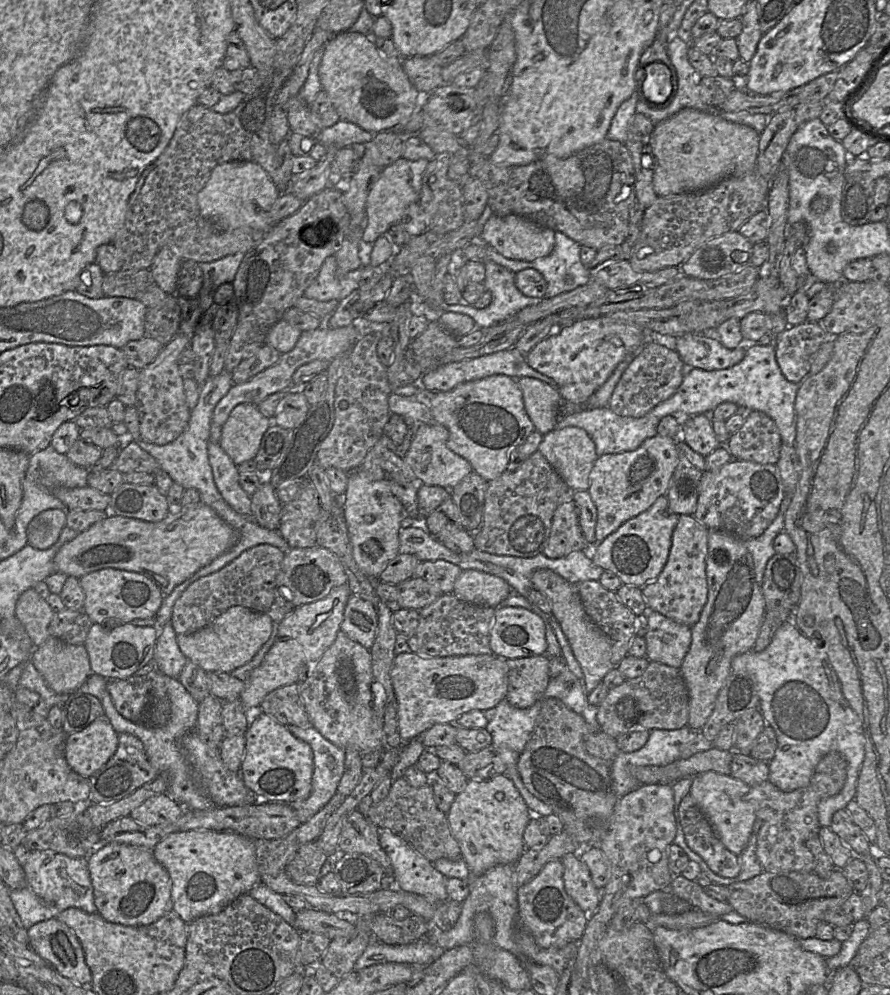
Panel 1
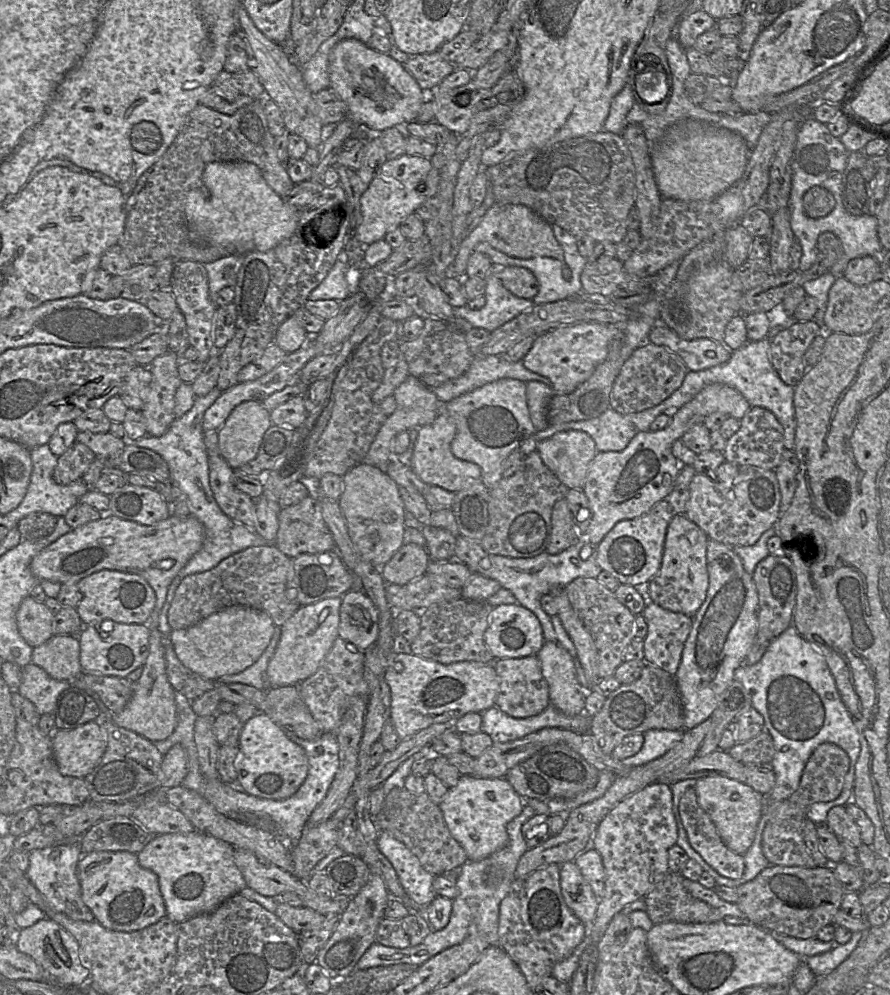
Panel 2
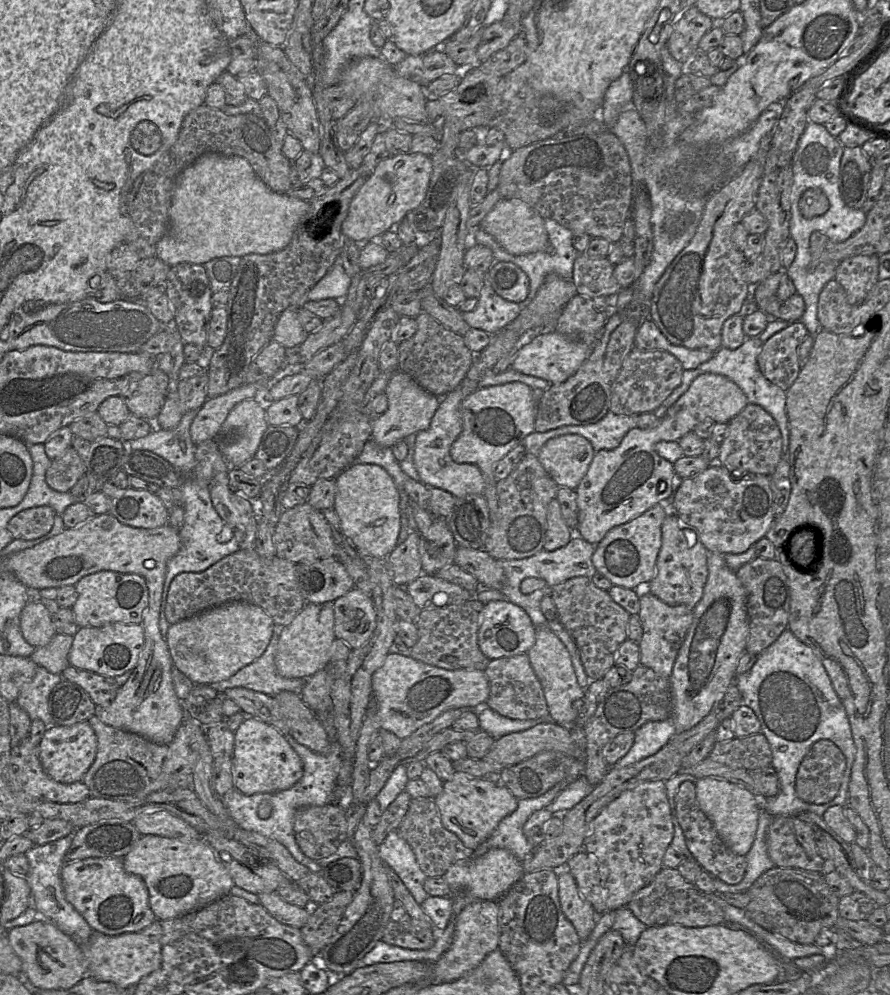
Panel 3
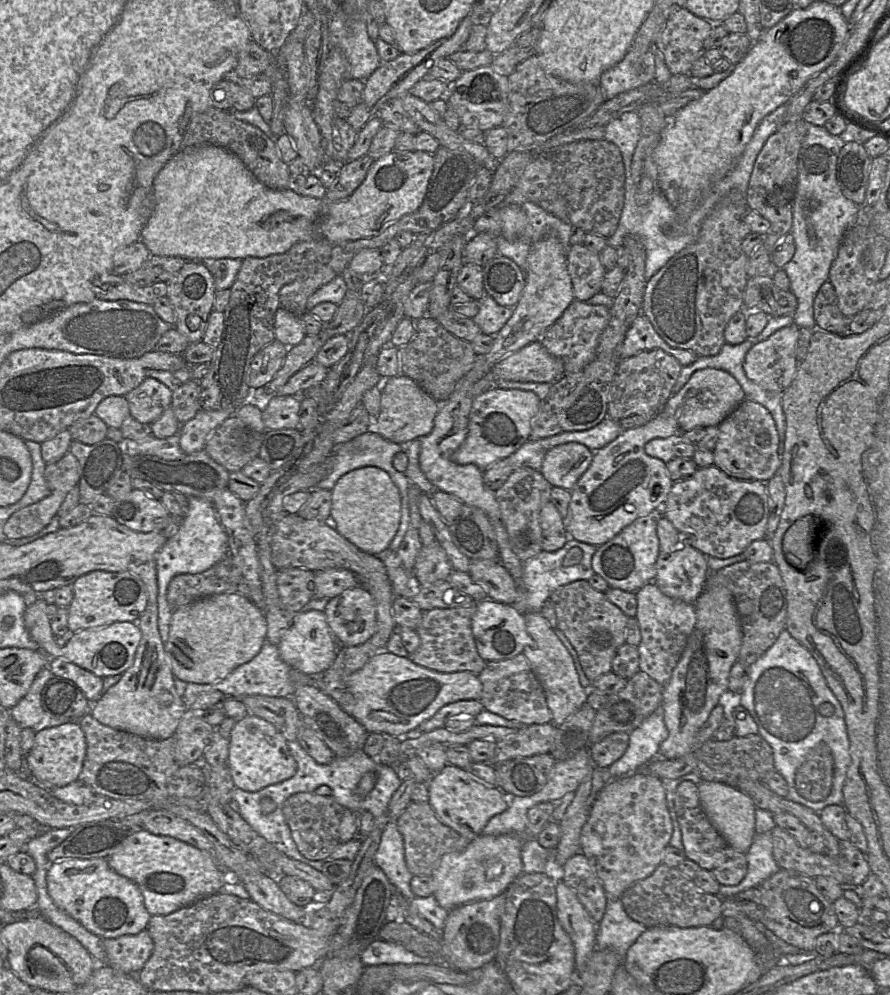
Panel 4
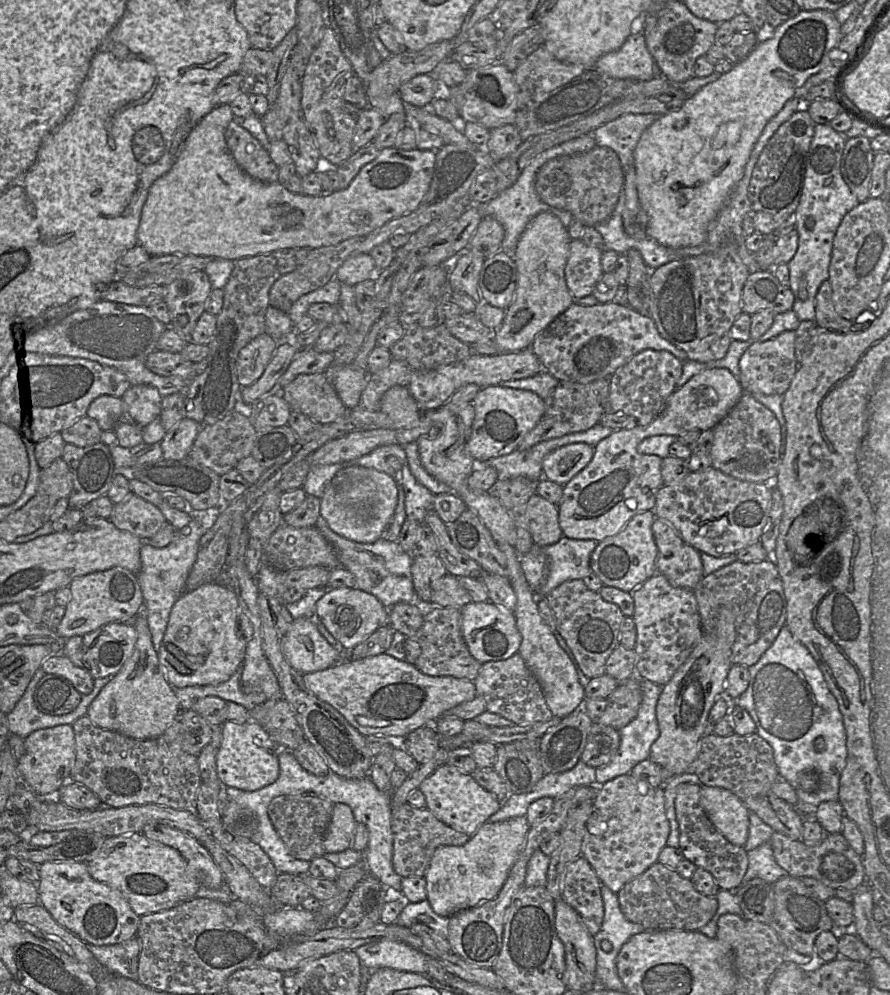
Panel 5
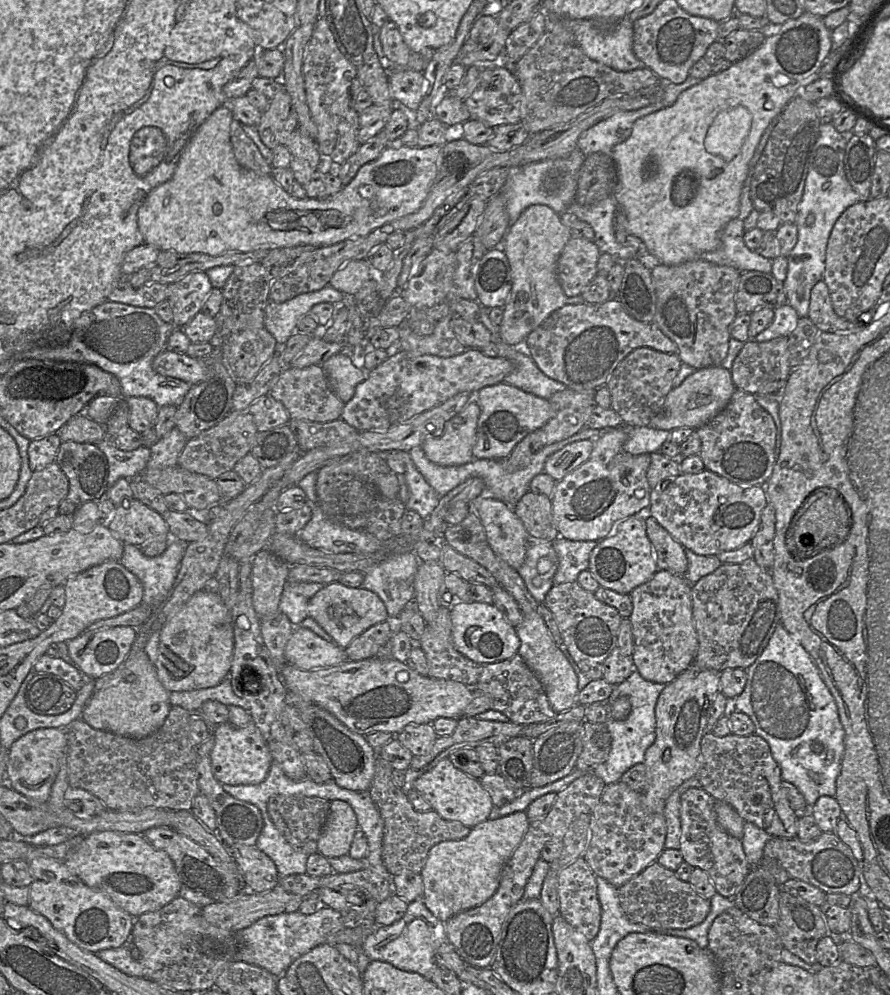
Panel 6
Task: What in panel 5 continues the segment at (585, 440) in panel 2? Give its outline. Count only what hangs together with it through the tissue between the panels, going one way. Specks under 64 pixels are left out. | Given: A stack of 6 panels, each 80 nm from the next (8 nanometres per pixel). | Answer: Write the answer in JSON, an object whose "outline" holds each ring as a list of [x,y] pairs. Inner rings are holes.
{"outline":[[[587,443],[563,445],[543,460],[543,477],[560,485],[567,484],[592,460],[594,449]]]}

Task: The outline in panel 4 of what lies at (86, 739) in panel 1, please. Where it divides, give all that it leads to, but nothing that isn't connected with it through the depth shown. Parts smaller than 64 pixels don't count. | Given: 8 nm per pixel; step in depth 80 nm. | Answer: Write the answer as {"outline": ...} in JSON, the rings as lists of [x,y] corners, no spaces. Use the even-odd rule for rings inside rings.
{"outline":[[[69,721],[36,732],[33,745],[24,757],[24,766],[31,779],[47,789],[52,789],[78,780],[85,755],[85,734],[78,721]]]}

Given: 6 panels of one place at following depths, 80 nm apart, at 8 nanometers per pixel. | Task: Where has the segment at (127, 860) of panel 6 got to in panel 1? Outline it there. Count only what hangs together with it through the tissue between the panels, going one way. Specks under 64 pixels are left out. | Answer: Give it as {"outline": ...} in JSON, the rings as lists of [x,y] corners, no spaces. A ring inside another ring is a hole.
{"outline":[[[188,830],[167,835],[153,848],[153,855],[168,871],[171,879],[172,909],[186,923],[205,916],[215,914],[241,894],[260,883],[258,857],[254,840],[235,832],[212,830]]]}

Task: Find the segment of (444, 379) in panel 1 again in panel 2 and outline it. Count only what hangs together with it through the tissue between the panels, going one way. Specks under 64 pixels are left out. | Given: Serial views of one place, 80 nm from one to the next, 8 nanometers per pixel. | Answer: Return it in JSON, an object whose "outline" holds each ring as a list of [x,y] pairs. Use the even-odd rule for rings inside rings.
{"outline":[[[504,355],[475,356],[468,370],[458,378],[431,389],[441,405],[490,382],[512,378],[523,382],[540,381],[551,387],[551,381],[528,370],[522,361],[512,362]]]}

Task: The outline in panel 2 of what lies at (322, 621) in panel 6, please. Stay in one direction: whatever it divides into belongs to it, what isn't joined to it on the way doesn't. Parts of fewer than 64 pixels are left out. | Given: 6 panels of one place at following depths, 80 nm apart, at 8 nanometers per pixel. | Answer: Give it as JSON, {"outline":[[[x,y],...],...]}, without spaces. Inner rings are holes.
{"outline":[[[350,590],[341,598],[338,637],[365,651],[378,637],[378,610],[361,590]]]}

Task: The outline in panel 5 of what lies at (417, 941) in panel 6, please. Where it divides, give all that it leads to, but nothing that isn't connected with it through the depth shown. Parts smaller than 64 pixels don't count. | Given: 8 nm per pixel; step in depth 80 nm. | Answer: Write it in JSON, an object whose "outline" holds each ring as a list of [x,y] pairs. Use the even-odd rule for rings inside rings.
{"outline":[[[429,901],[405,902],[396,923],[411,928],[416,923],[423,923],[444,938],[448,936],[449,917],[436,914]],[[379,940],[363,944],[355,949],[362,964],[370,970],[388,967],[407,972],[427,974],[427,959],[420,950],[408,944]]]}

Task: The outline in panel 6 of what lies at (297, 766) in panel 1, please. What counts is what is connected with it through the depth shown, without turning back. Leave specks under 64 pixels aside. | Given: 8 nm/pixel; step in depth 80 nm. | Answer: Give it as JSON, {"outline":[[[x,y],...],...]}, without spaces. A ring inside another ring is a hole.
{"outline":[[[253,721],[246,727],[236,727],[230,723],[216,725],[210,759],[216,780],[228,785],[257,785],[266,778],[272,763],[268,746]]]}

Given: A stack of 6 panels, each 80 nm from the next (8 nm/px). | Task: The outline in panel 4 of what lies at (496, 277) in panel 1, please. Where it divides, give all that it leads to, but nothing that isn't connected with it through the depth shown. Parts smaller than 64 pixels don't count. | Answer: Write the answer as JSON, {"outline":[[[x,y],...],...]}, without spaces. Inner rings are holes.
{"outline":[[[484,292],[478,300],[479,311],[472,318],[482,333],[494,336],[512,316],[514,307],[499,305],[490,295]]]}

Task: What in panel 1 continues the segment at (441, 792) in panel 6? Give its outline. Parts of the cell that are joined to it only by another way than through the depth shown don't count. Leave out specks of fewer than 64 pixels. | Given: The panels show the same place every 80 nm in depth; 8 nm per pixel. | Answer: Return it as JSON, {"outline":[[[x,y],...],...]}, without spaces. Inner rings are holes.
{"outline":[[[503,774],[485,781],[468,780],[446,815],[472,876],[496,865],[515,864],[526,850],[523,834],[530,821],[528,807],[512,780]]]}

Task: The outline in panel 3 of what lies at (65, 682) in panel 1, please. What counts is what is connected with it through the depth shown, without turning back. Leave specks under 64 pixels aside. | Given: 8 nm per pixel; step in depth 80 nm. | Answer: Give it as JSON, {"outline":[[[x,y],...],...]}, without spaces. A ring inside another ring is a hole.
{"outline":[[[55,634],[51,641],[34,650],[31,659],[53,674],[61,674],[70,663],[68,655],[73,643],[73,636],[69,634]]]}

